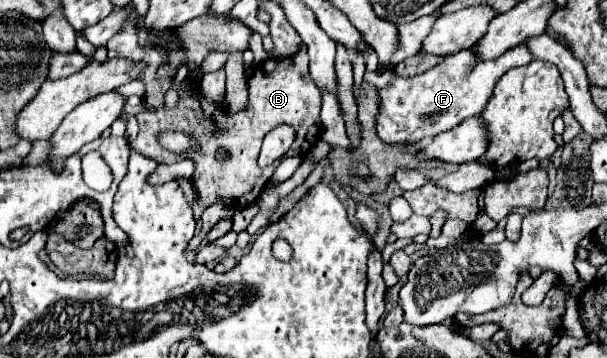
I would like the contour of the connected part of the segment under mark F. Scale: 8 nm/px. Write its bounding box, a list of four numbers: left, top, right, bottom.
[378,45,532,143]

